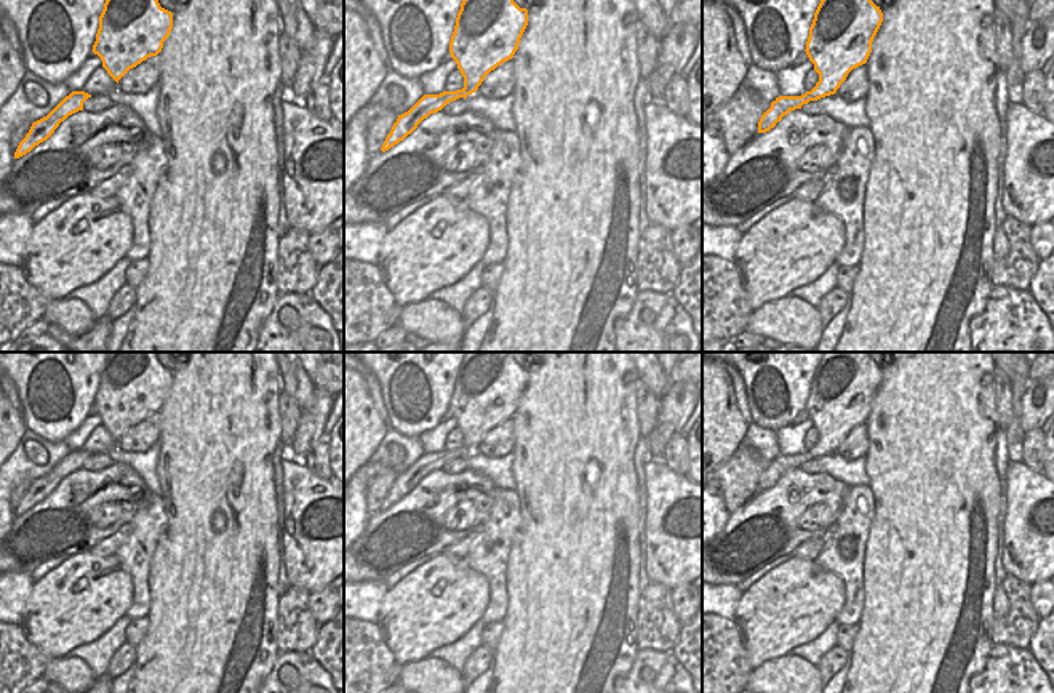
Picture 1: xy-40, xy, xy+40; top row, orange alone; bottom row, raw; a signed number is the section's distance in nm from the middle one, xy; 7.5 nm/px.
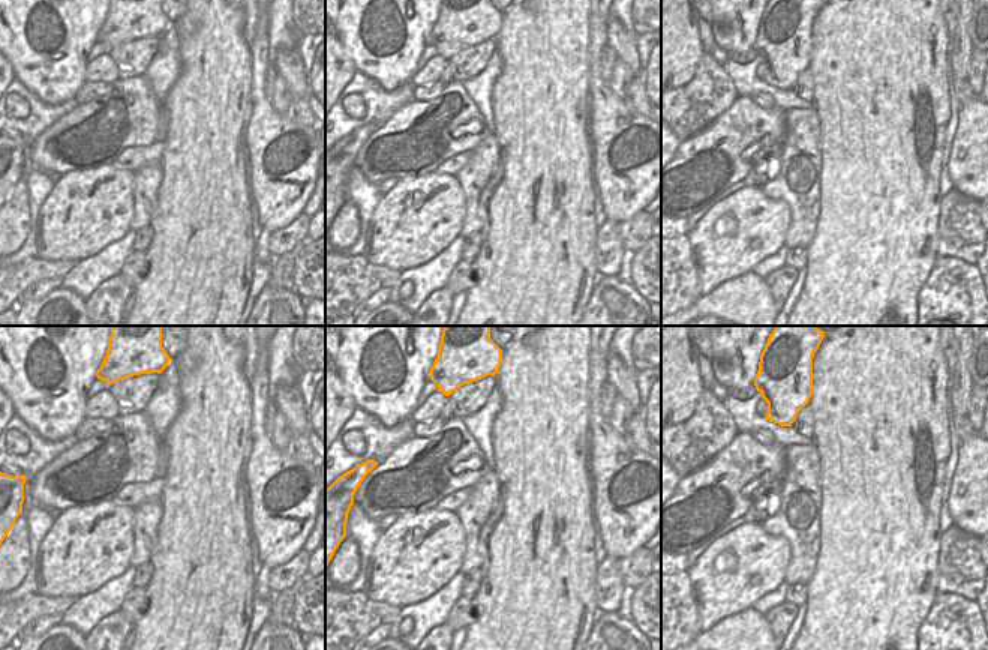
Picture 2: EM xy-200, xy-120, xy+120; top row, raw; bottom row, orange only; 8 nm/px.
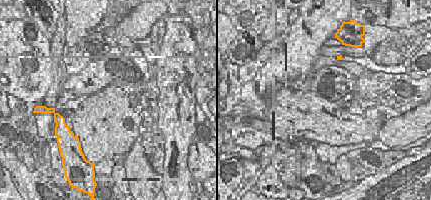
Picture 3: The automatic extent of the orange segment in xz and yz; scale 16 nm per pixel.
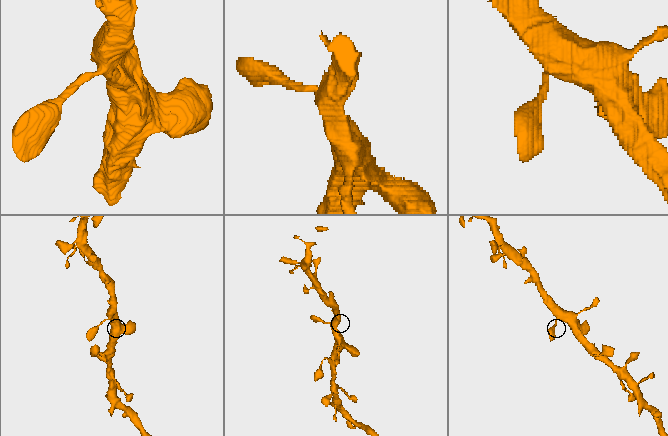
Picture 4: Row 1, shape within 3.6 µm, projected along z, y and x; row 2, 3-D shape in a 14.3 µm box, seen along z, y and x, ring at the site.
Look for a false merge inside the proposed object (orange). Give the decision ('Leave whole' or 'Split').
Leave whole

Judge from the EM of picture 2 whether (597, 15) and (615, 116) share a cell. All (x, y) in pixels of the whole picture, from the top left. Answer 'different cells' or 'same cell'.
same cell

